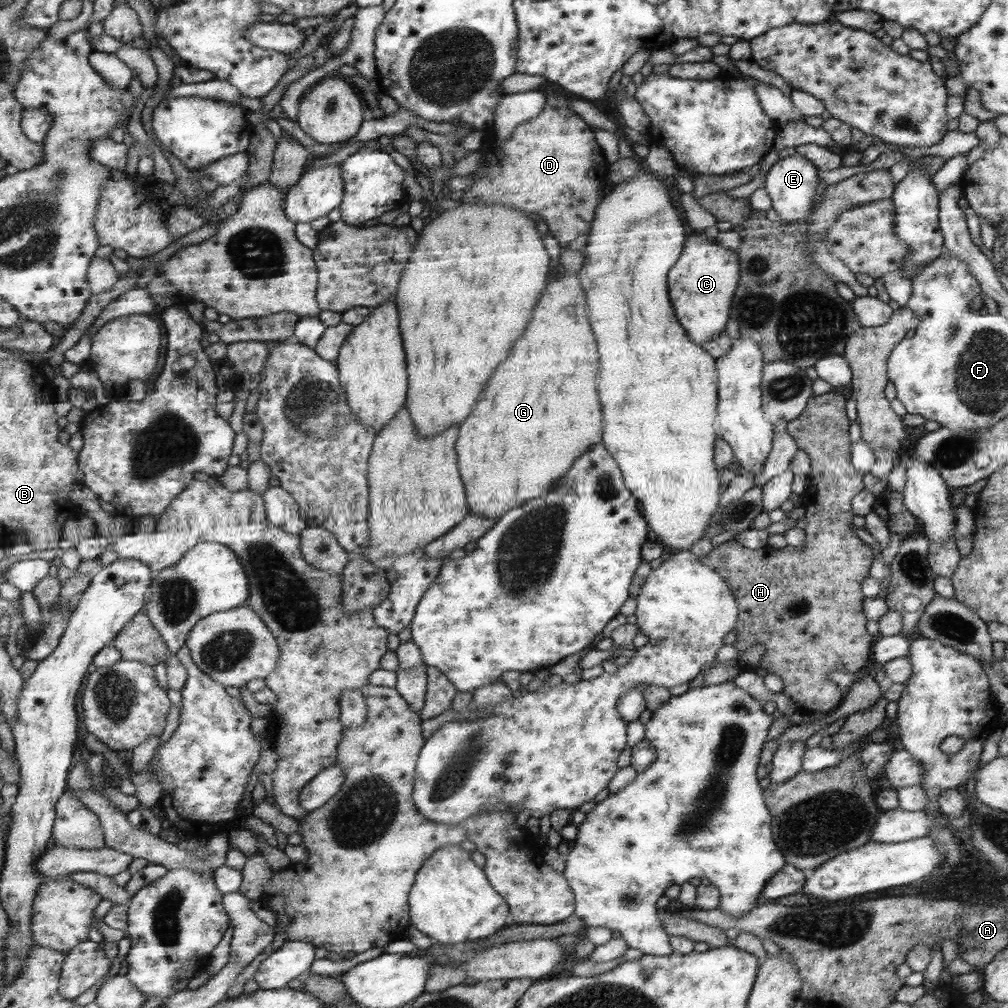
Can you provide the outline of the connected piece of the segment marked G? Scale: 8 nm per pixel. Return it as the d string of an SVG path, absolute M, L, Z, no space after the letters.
M564 274L563 278L559 278L557 282L547 284L547 288L543 290L543 296L539 298L539 304L535 308L535 316L531 318L531 324L527 324L527 332L515 342L515 348L511 348L511 356L499 366L495 368L495 376L489 380L487 388L483 390L483 396L479 396L479 404L475 404L475 412L471 412L469 420L465 420L459 426L459 444L455 444L455 448L459 448L459 470L462 483L465 485L466 504L469 507L468 514L476 514L483 518L498 519L503 516L511 508L521 506L525 500L537 498L539 494L543 494L549 486L551 480L561 478L574 464L574 460L579 458L590 450L591 447L601 442L602 426L601 426L601 401L597 400L598 390L595 390L595 380L597 380L597 372L599 372L599 358L597 358L597 350L595 350L595 342L593 342L593 334L591 334L590 324L587 324L587 314L585 314L585 298L583 298L582 284L579 284L575 274Z

